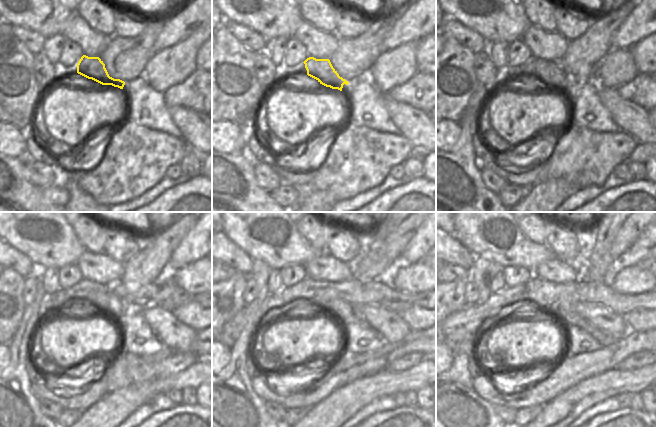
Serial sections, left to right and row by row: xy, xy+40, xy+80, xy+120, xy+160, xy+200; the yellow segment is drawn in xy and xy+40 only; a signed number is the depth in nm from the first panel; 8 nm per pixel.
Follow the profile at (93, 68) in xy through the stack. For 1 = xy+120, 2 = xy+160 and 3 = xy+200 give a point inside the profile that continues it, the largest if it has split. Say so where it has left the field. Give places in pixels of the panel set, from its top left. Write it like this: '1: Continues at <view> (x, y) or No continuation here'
1: Continues at xy+120 (108, 302)
2: Continues at xy+160 (344, 312)
3: Continues at xy+200 (565, 311)

